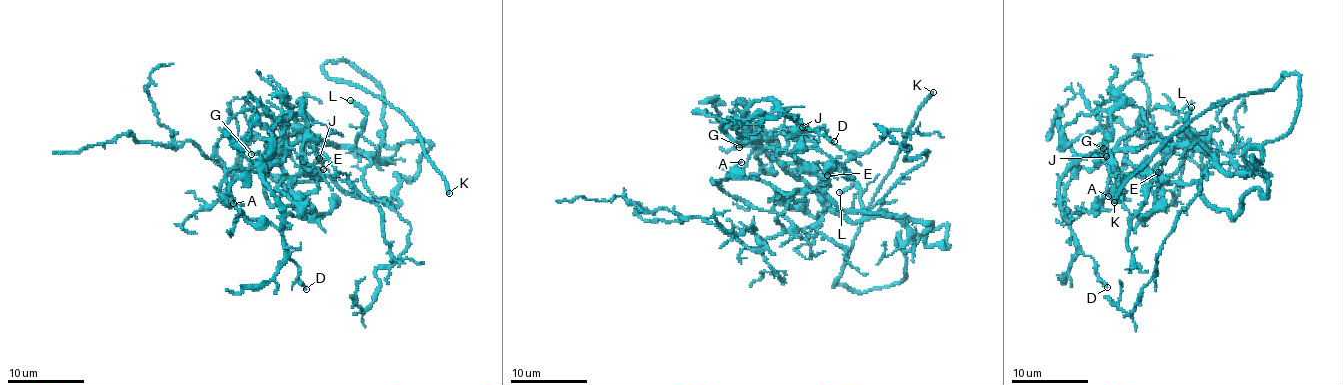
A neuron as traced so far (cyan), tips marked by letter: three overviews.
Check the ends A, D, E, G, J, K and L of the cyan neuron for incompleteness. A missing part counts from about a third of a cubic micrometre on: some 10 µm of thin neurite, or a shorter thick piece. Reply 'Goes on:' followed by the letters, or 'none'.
Goes on: K, L

